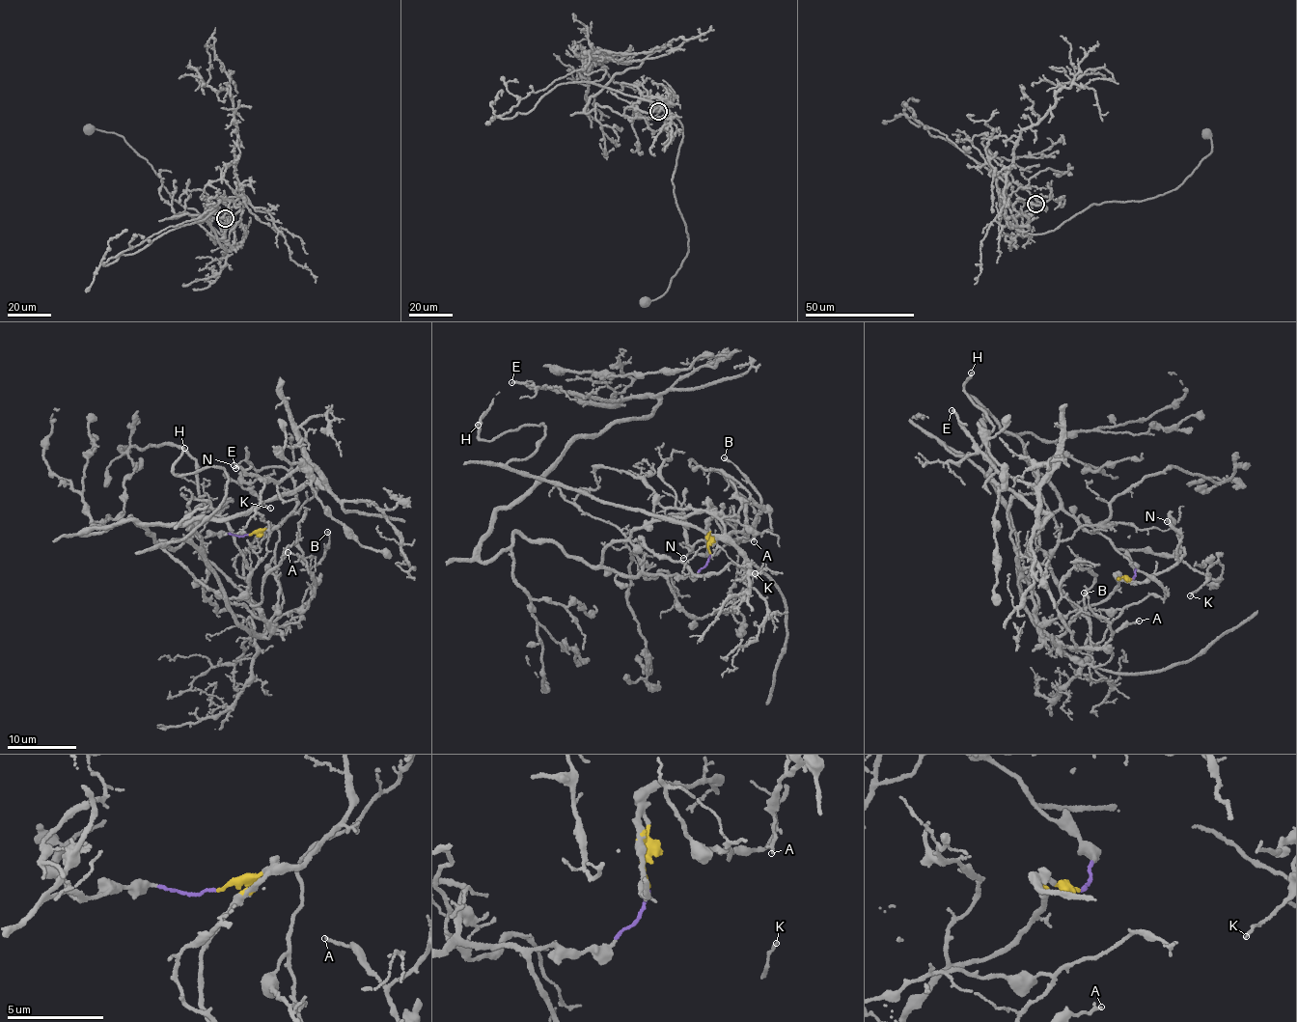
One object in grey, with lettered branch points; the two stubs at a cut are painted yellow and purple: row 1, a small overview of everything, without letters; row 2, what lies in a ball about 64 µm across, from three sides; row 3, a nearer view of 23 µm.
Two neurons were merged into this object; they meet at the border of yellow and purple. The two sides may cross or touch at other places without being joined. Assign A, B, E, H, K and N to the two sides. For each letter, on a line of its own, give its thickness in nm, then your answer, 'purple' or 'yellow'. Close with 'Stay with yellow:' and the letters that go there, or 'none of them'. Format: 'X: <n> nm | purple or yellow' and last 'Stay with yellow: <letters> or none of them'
A: 140 nm | yellow
B: 220 nm | yellow
E: 240 nm | purple
H: 180 nm | yellow
K: 130 nm | purple
N: 120 nm | yellow
Stay with yellow: A, B, H, N

